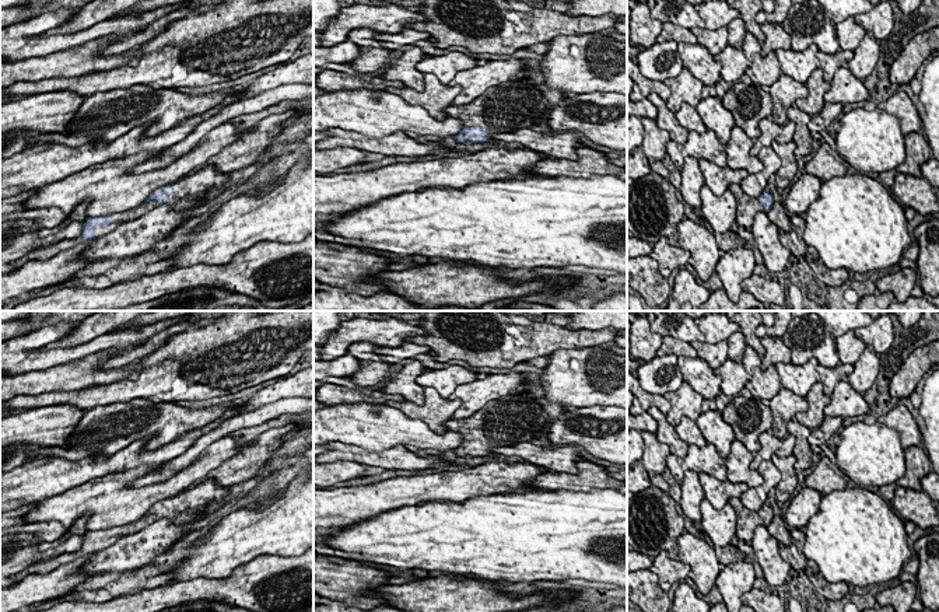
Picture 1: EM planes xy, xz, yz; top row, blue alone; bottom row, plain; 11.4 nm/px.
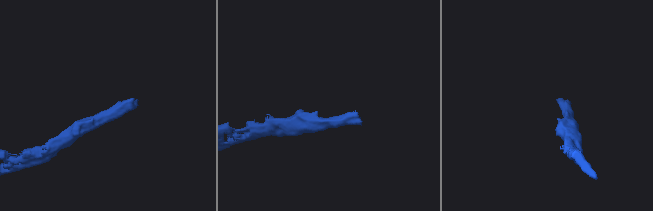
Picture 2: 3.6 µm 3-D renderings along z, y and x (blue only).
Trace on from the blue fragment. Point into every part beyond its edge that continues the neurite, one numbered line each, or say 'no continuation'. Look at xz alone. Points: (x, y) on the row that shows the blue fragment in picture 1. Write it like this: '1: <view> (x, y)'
1: xz (504, 108)

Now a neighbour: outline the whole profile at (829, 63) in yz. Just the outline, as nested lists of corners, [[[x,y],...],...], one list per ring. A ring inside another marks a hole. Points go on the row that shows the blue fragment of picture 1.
[[[842,50],[833,55],[827,55],[824,52],[817,52],[817,59],[820,62],[820,69],[823,70],[823,78],[828,83],[833,81],[834,74],[840,67],[847,66],[847,63],[854,57],[852,50]]]

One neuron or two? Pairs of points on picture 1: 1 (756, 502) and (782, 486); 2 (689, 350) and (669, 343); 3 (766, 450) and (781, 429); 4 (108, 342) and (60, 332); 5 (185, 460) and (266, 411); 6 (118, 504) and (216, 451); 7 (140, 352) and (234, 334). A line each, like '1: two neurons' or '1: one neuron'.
1: two neurons
2: one neuron
3: two neurons
4: one neuron
5: one neuron
6: one neuron
7: two neurons

